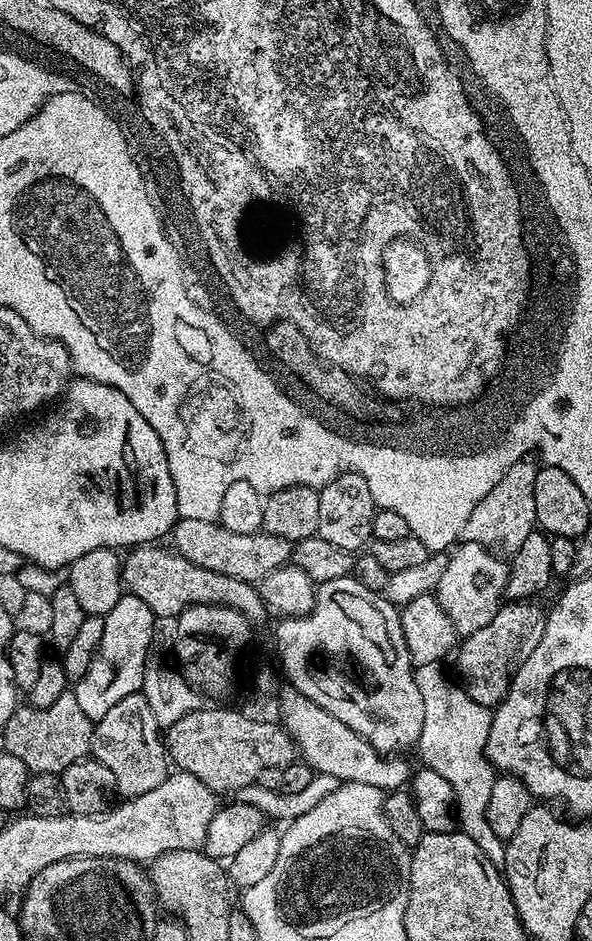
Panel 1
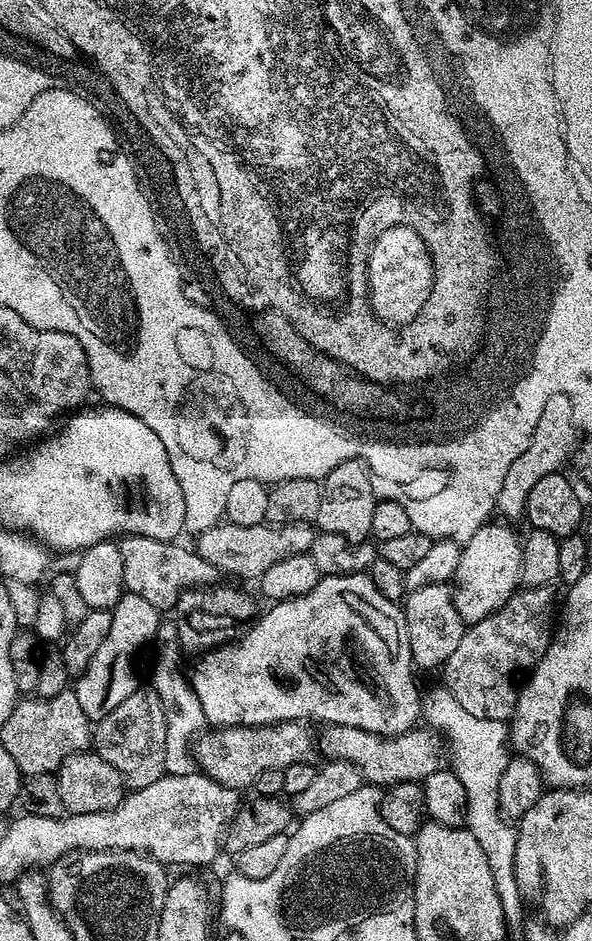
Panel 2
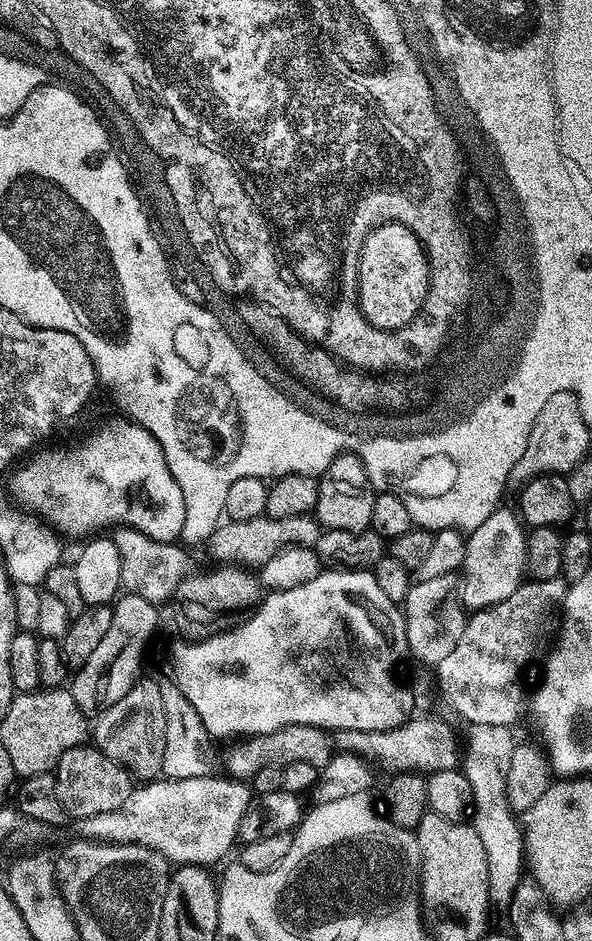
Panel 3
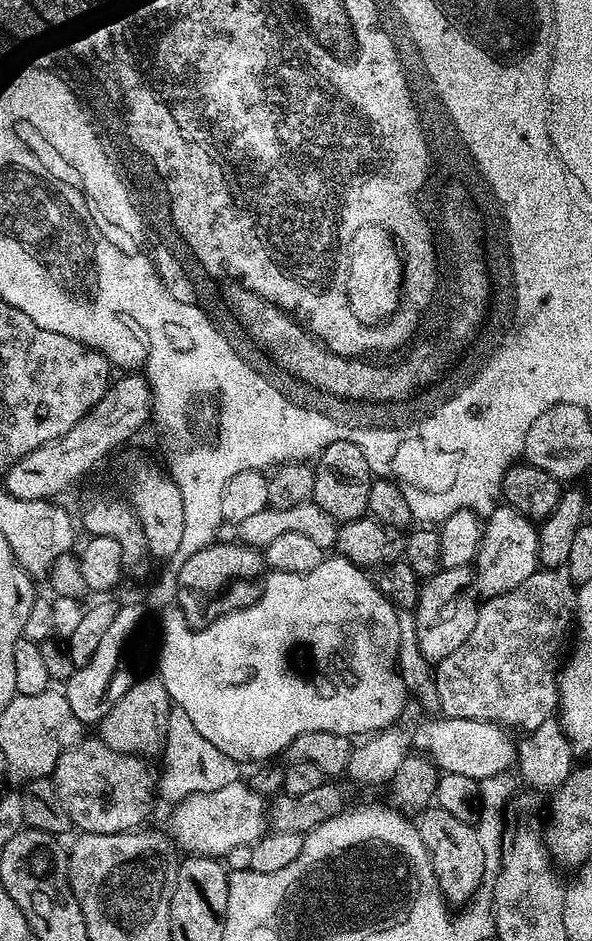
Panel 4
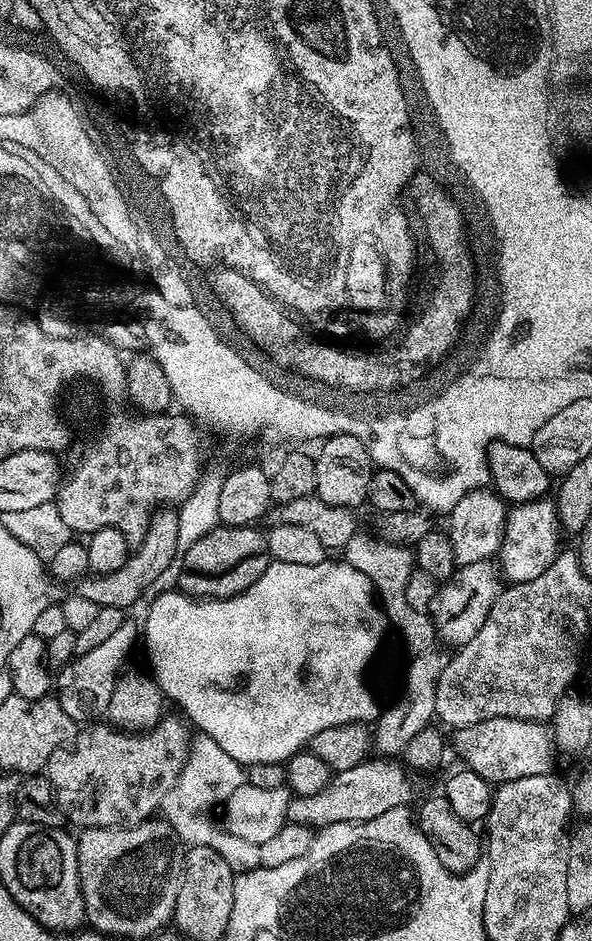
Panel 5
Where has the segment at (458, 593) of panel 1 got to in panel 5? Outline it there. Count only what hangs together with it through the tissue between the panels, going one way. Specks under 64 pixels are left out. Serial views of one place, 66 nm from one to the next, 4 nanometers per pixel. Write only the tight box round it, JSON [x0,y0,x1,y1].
[499,498,560,585]

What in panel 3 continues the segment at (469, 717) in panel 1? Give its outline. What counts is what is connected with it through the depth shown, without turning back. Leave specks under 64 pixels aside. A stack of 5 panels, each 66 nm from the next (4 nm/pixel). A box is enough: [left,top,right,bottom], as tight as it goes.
[462,725,526,912]

